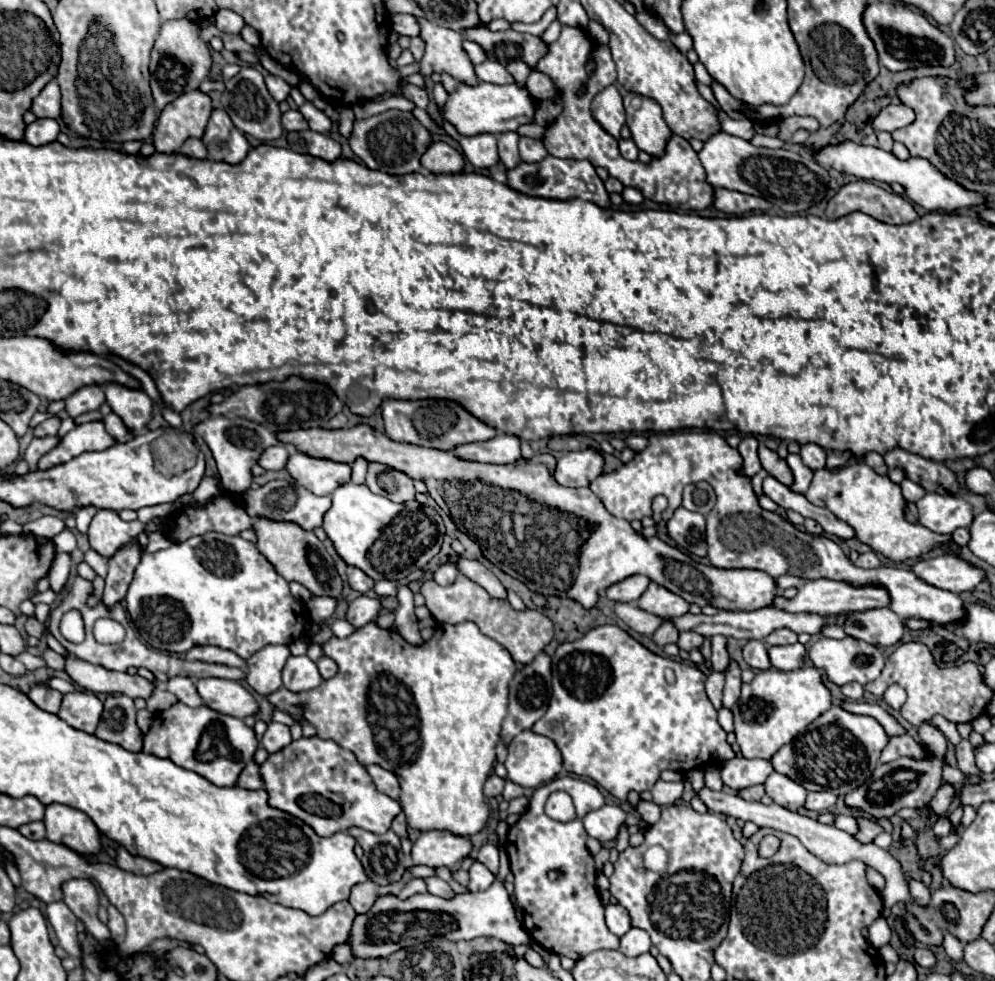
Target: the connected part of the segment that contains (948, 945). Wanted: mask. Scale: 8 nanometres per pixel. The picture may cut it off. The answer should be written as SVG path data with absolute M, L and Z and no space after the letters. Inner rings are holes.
M945 932L943 948L945 948L945 952L947 952L947 956L949 956L951 960L955 960L955 962L963 960L963 944L961 944L955 936L951 936L951 934L947 934L947 932Z

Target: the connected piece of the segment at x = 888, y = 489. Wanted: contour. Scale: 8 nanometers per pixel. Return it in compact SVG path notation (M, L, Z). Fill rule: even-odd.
M863 460L849 464L839 470L815 470L813 482L805 494L805 498L815 506L825 506L837 518L855 528L857 540L869 544L873 550L891 558L893 562L903 562L921 556L937 544L947 544L951 538L935 534L925 526L911 524L905 520L905 500L901 496L901 488L893 484L887 476L879 476L869 468Z

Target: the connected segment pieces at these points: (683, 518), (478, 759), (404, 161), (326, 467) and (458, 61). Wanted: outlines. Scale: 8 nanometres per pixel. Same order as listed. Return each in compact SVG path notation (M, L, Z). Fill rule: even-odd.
M677 508L673 518L667 522L669 536L693 556L705 556L705 516L699 512L691 512L687 508Z
M369 622L367 626L355 630L349 638L331 638L329 642L323 644L323 652L325 656L333 658L339 666L337 674L329 680L323 680L317 688L313 690L307 690L307 692L289 692L287 688L281 688L273 694L269 694L269 702L277 708L277 710L283 710L287 714L291 714L297 722L311 722L315 728L317 728L317 736L319 738L325 738L325 740L335 740L339 746L351 750L357 760L363 764L363 766L369 766L369 764L377 764L389 772L393 772L397 778L399 778L399 784L401 784L401 798L399 798L399 804L407 816L407 824L415 830L421 830L421 832L427 832L427 830L445 830L445 832L451 832L455 836L471 836L471 834L477 834L485 828L487 824L487 818L489 818L489 806L487 806L487 800L485 800L485 794L483 794L483 784L485 780L491 776L493 772L493 766L495 766L495 746L497 742L501 740L499 732L501 732L501 722L505 720L507 716L507 694L509 694L509 682L513 678L513 674L517 672L517 666L511 658L511 654L499 646L493 638L481 634L481 630L473 624L473 622L463 622L463 624L457 624L457 626L439 626L435 636L421 644L421 646L411 646L407 644L395 630L385 630L385 628L379 628L375 622Z
M387 110L367 120L357 120L349 138L351 150L363 160L365 166L387 174L411 174L421 170L421 156L431 146L431 132L411 114L401 110Z
M295 452L289 458L287 472L317 496L329 496L337 486L343 486L351 480L349 464L311 458L301 452Z
M419 18L419 24L421 24L421 38L427 44L425 56L419 62L421 74L429 76L433 72L439 72L439 74L447 72L455 80L467 86L479 84L473 64L467 52L463 50L463 36L449 28L441 28L425 18Z

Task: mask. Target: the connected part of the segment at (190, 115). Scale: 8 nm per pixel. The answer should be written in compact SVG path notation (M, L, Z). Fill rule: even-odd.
M201 90L181 94L175 102L169 102L159 114L153 130L153 144L157 152L179 152L187 138L201 138L211 110L211 98Z

